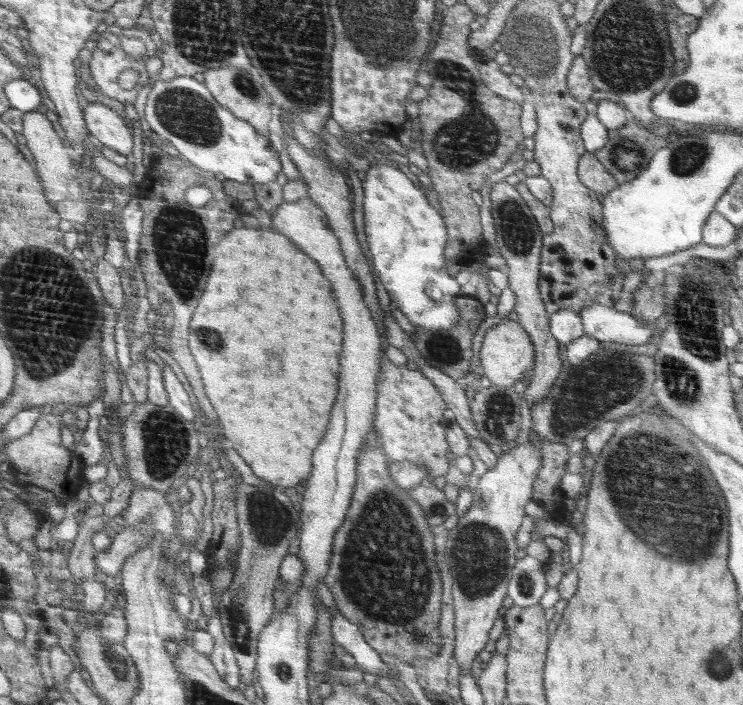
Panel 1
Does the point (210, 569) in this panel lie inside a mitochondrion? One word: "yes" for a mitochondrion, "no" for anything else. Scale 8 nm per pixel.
no

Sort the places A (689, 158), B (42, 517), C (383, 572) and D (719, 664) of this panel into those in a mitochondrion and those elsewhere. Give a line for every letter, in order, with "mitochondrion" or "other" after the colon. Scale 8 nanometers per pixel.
A: mitochondrion
B: other
C: mitochondrion
D: mitochondrion

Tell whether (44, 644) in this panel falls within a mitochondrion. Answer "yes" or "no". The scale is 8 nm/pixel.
no

